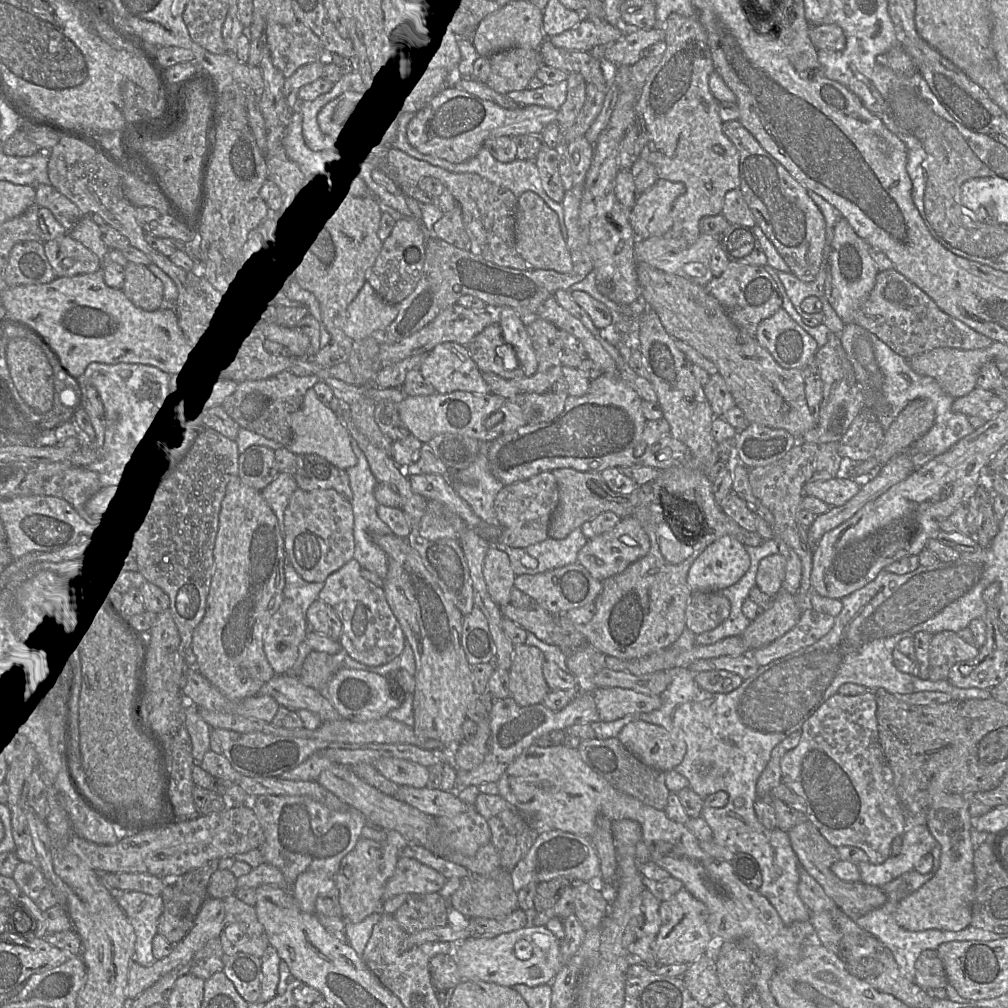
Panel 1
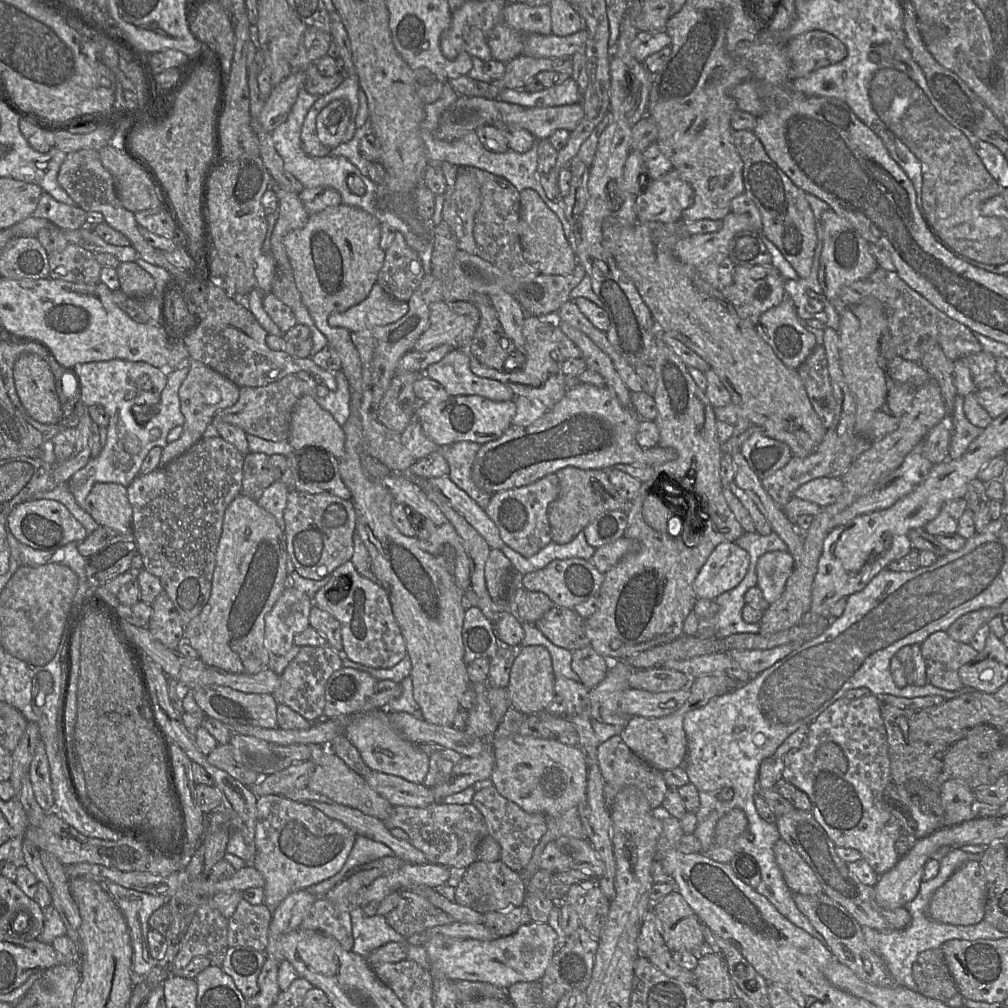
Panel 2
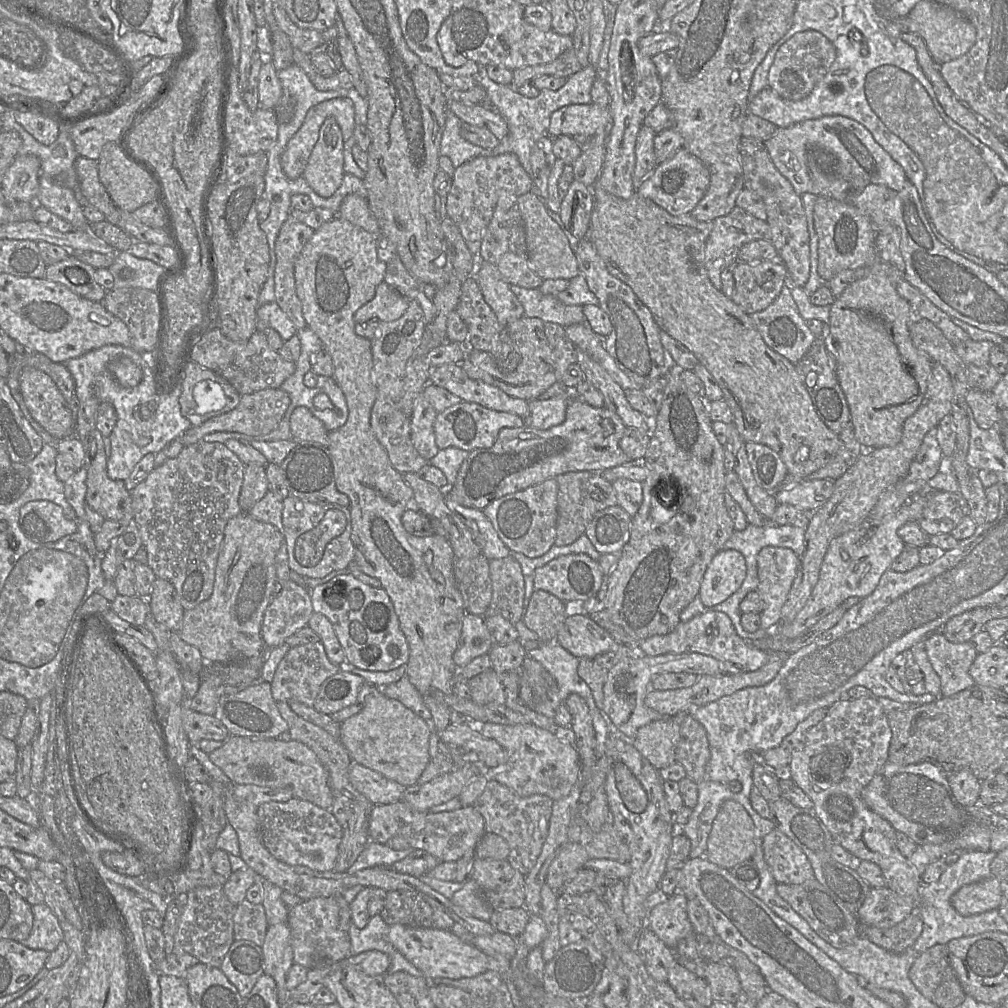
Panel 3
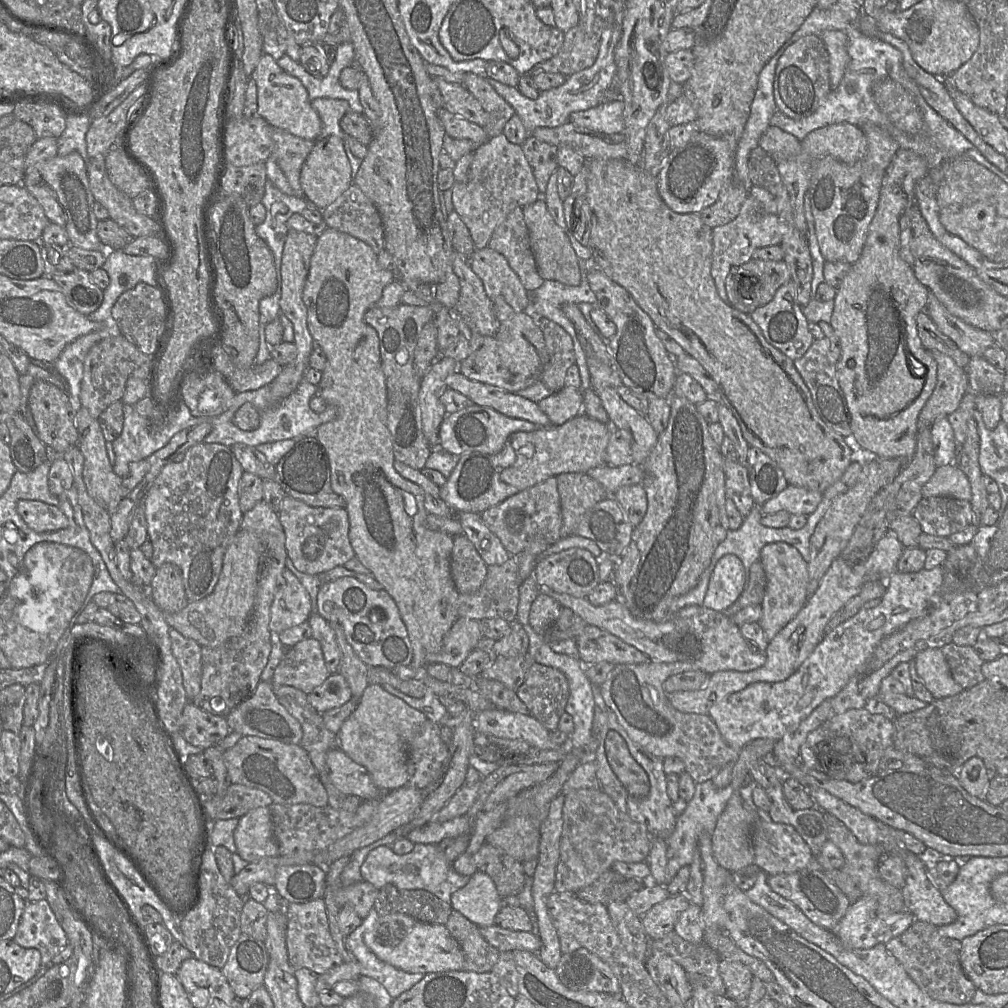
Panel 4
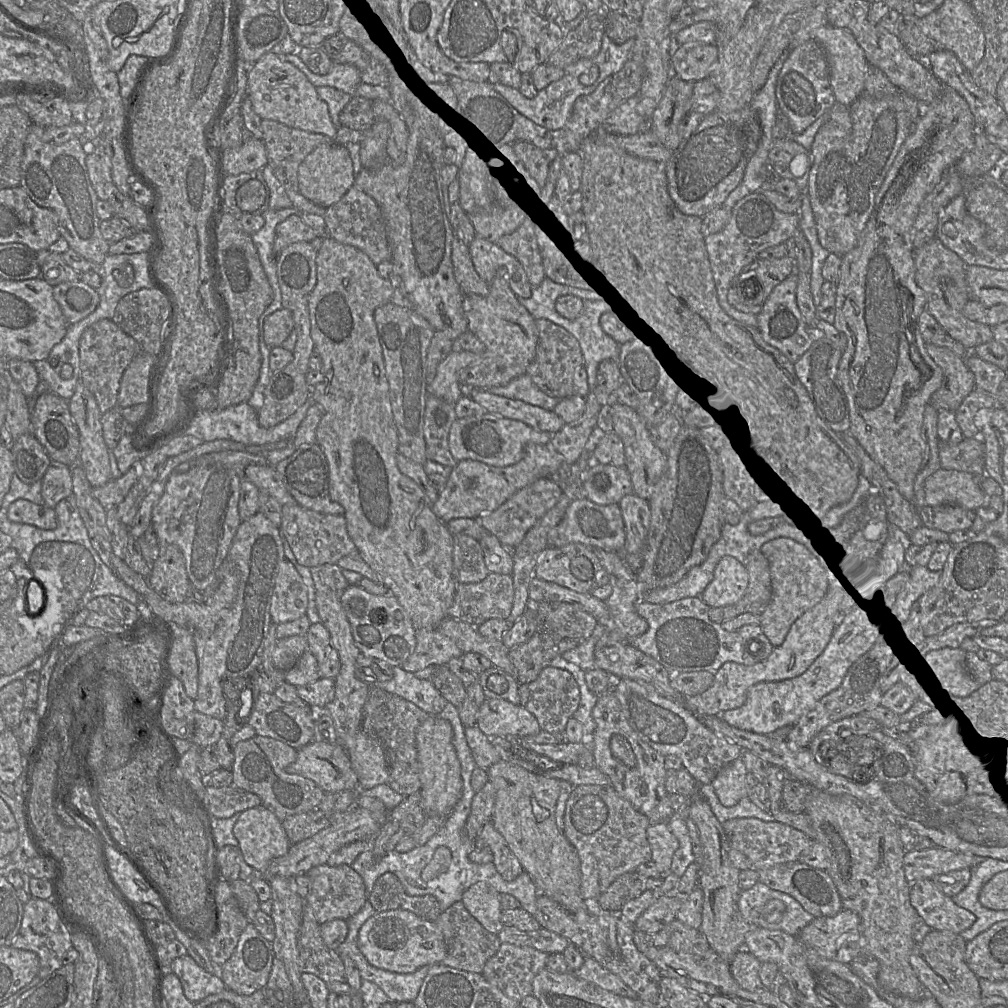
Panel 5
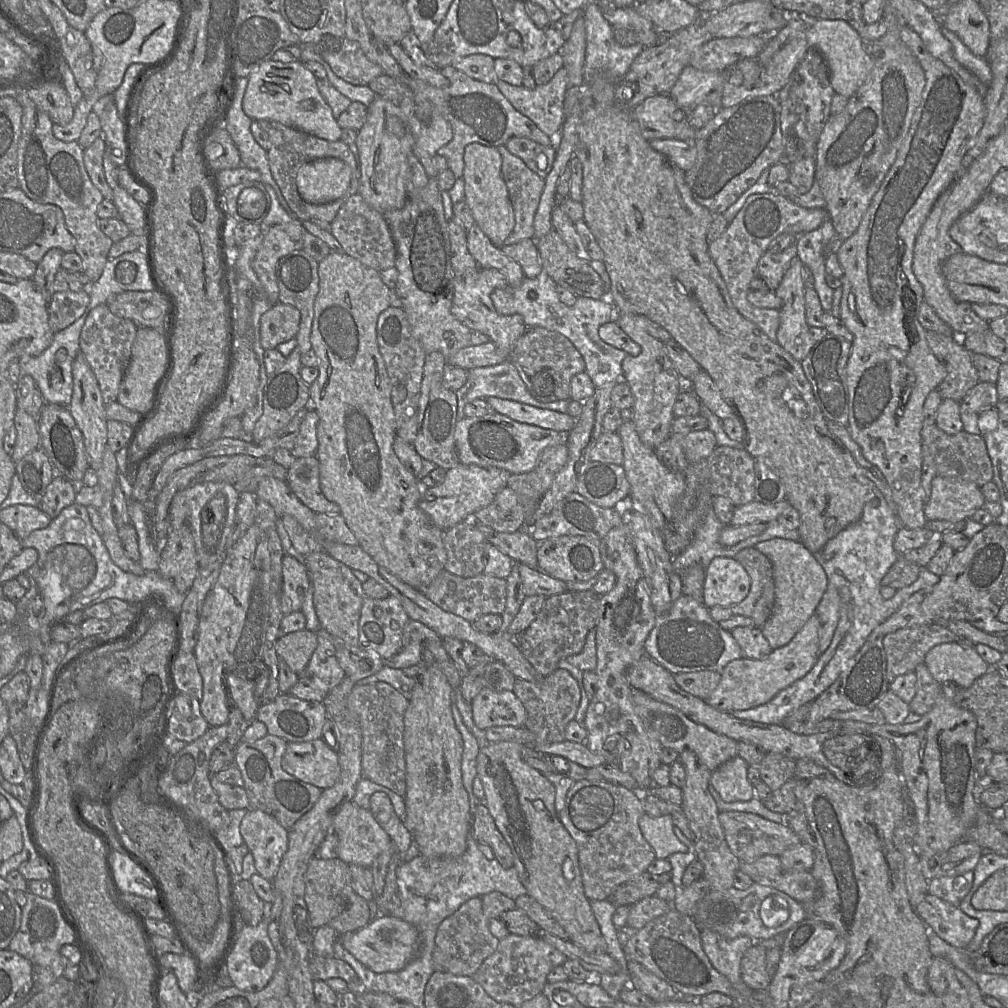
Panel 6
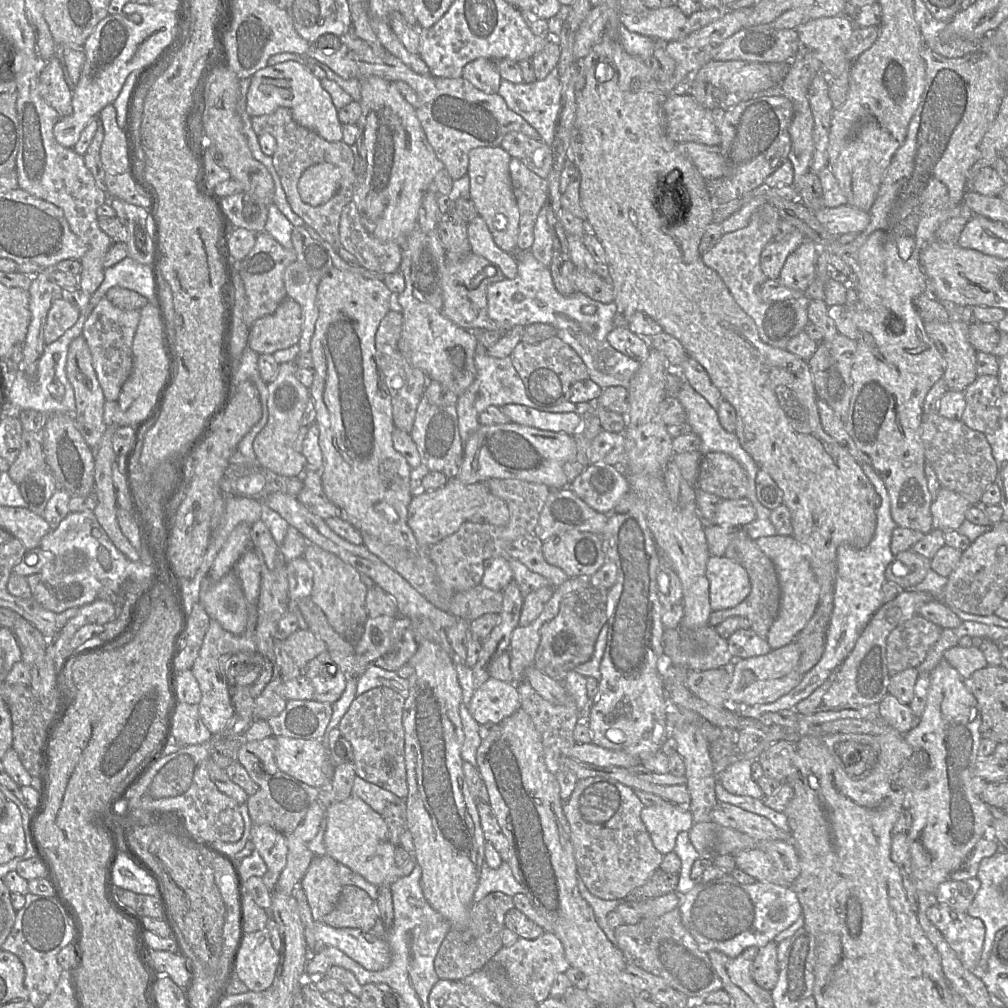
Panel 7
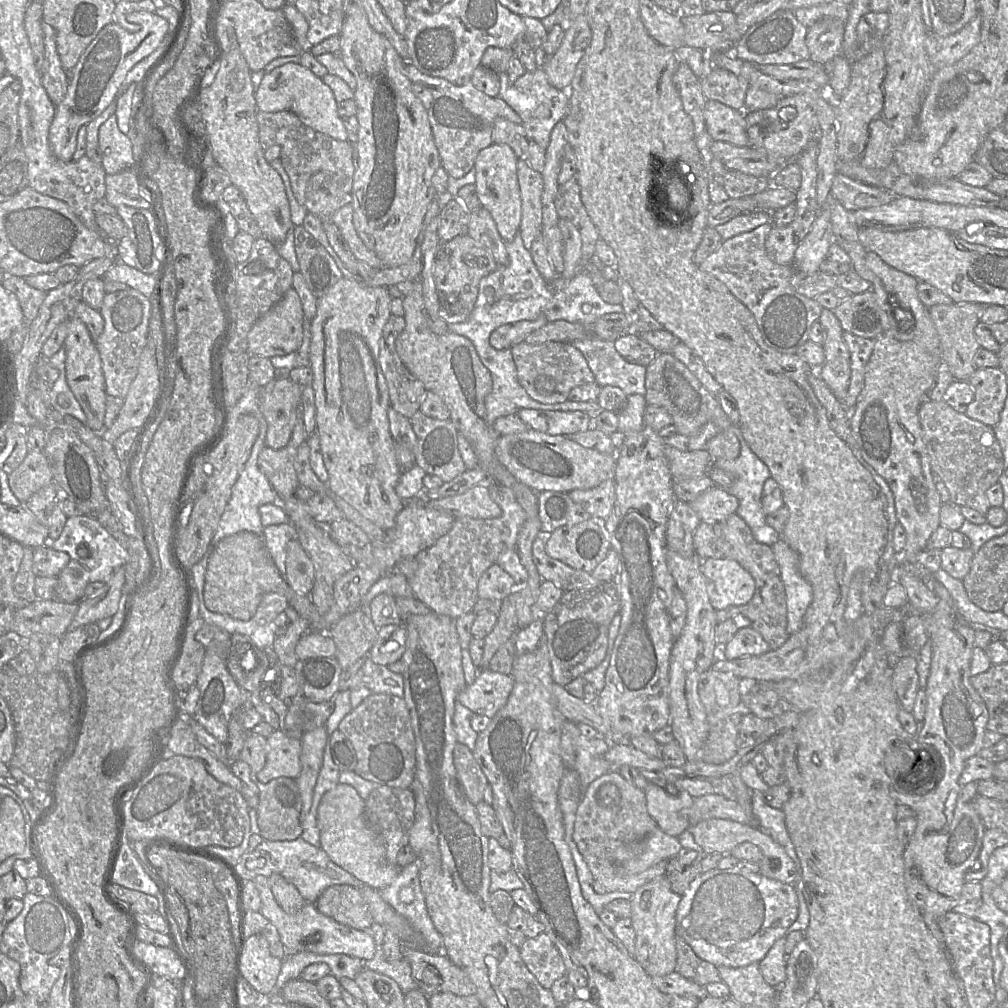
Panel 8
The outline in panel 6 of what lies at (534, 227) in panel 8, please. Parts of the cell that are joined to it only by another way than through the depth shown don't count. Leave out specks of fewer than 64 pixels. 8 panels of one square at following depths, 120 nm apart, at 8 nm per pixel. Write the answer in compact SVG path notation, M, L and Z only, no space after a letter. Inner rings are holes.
M505 145L497 147L502 157L501 173L507 186L513 206L515 225L504 241L504 245L534 239L534 217L545 186L545 180L517 156L511 154Z

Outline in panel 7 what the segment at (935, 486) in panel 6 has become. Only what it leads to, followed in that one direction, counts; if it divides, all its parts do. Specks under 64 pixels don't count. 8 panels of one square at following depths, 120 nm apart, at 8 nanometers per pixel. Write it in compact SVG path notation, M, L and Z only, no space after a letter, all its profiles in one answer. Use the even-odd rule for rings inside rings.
M941 487L931 504L933 528L942 531L957 530L966 520L966 510L972 504L961 494Z

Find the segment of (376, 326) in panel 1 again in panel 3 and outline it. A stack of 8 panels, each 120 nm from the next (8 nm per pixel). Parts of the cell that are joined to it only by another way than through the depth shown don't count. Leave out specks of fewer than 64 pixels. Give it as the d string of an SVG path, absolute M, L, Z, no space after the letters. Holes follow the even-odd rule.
M381 282L372 300L360 307L354 314L355 323L364 323L372 319L384 322L399 319L409 306L408 298L385 282Z

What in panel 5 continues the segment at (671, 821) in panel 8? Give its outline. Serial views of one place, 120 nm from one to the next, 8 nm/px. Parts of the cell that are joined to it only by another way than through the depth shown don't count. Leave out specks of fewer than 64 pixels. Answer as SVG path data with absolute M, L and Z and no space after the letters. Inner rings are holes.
M666 821L650 823L646 833L652 850L652 861L662 875L668 874L673 855L679 847L677 838Z

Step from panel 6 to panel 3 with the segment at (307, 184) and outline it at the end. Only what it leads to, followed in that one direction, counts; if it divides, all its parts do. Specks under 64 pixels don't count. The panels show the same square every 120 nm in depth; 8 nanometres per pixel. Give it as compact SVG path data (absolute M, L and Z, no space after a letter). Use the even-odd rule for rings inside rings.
M334 117L324 120L319 138L302 176L316 194L331 197L340 187L344 171L344 140Z

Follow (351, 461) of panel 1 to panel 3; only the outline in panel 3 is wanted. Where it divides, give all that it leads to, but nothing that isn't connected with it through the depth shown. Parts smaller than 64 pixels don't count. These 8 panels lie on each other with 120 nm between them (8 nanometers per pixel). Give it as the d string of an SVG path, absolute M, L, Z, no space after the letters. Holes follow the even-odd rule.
M300 406L290 417L290 431L295 442L316 442L327 446L328 431L308 408Z

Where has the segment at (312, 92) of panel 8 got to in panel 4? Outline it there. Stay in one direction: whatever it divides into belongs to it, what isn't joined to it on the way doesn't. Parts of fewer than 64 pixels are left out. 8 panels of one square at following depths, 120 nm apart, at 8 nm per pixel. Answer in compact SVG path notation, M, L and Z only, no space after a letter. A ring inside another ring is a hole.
M263 53L255 70L250 76L257 86L258 114L271 126L285 130L299 138L317 141L321 134L322 123L318 113L312 108L306 88L301 81L282 70L277 61Z

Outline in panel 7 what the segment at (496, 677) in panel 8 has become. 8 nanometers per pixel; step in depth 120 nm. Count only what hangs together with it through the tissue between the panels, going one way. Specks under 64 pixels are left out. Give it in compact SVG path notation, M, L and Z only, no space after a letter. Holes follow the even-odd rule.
M492 677L477 690L467 706L479 725L499 724L521 708L516 684Z

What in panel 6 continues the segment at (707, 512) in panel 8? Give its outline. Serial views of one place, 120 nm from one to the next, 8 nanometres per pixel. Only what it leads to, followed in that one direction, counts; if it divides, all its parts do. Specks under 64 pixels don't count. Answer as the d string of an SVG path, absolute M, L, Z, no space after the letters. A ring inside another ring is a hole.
M787 499L774 504L763 504L753 500L745 505L735 507L731 526L739 526L753 523L768 523L777 518L791 506Z

